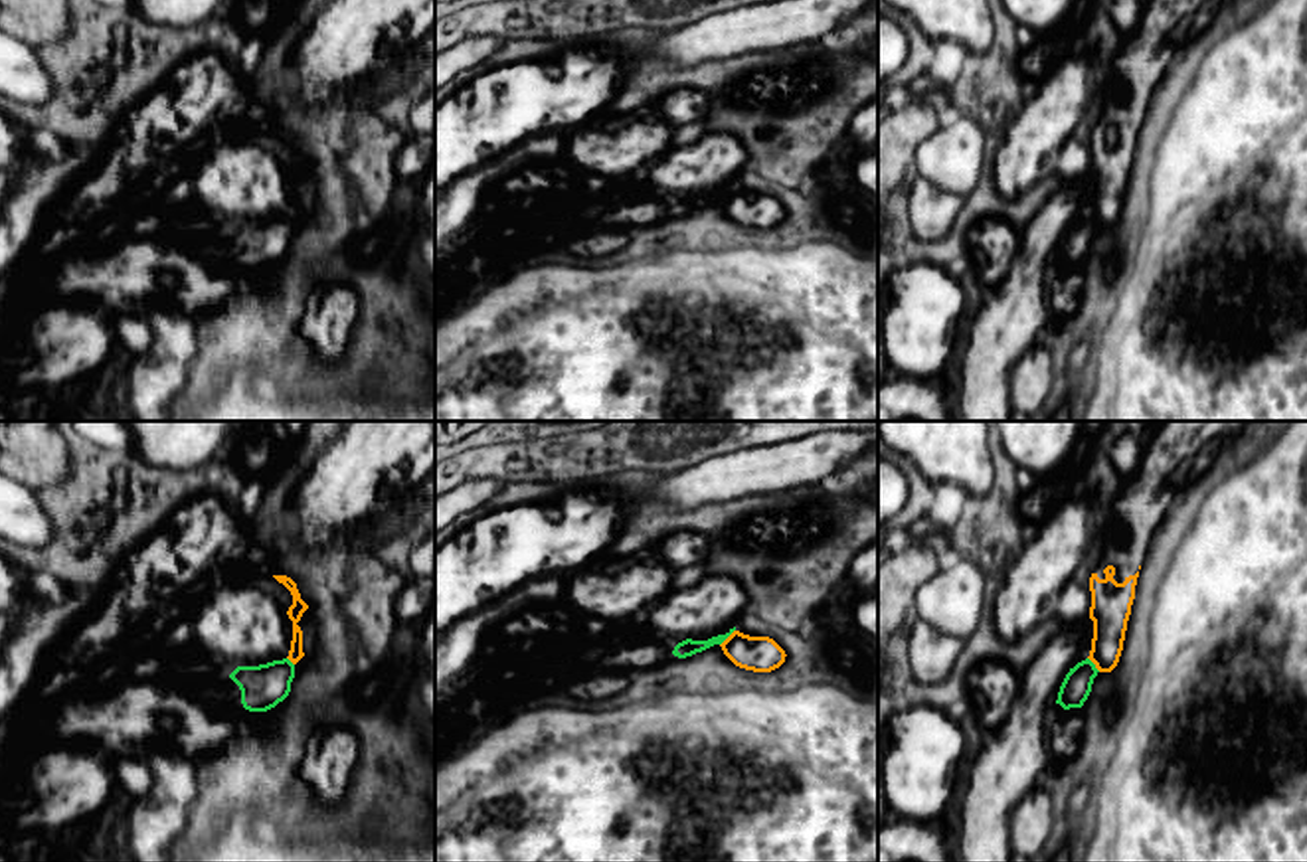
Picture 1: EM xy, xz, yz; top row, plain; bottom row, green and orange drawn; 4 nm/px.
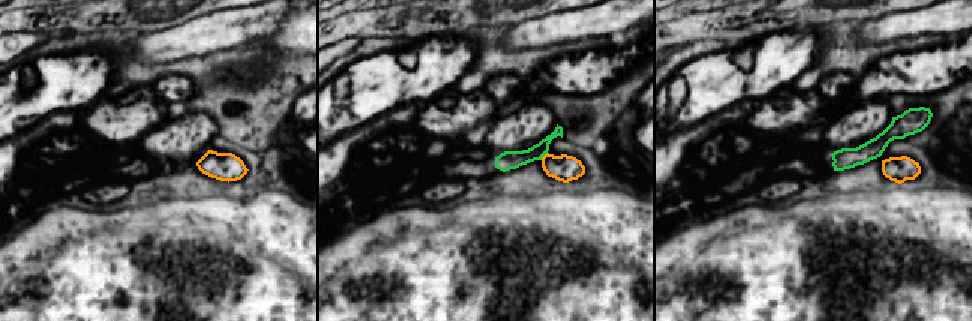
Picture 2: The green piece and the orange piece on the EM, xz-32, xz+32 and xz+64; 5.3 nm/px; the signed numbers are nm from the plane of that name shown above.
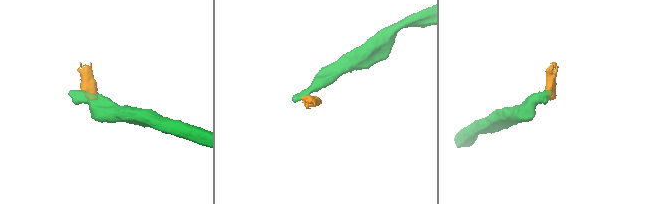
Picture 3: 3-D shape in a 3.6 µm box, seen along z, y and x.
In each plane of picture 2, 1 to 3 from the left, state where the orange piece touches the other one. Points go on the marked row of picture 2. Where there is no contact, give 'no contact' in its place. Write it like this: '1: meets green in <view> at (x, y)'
1: no contact
2: meets green in xz+32 at (543, 155)
3: no contact

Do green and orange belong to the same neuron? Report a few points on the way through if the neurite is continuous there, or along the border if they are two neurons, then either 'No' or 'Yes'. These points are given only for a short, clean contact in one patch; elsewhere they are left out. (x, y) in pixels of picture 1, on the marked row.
Boundary: xz (734, 629), (720, 645). No

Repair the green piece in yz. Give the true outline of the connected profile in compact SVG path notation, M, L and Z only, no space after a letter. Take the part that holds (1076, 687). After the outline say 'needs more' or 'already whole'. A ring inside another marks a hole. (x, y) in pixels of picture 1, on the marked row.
M1089 658L1070 668L1060 686L1056 704L1060 704L1064 710L1082 708L1091 692L1091 684L1097 672L1099 670Z; already whole

